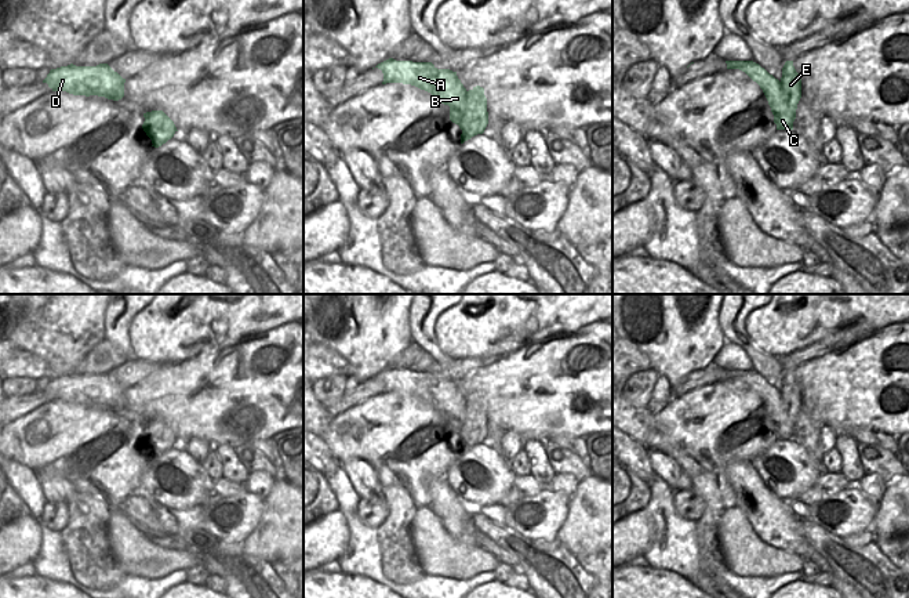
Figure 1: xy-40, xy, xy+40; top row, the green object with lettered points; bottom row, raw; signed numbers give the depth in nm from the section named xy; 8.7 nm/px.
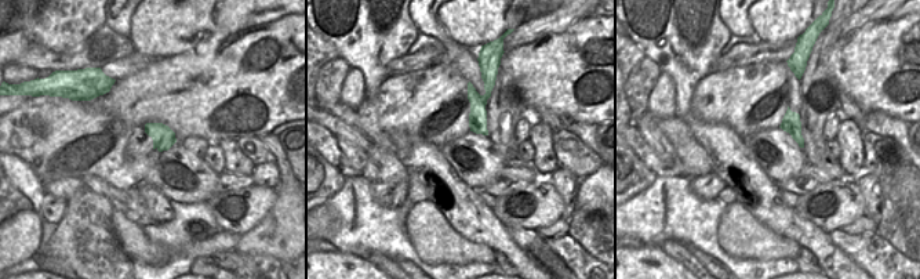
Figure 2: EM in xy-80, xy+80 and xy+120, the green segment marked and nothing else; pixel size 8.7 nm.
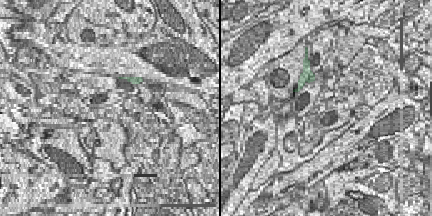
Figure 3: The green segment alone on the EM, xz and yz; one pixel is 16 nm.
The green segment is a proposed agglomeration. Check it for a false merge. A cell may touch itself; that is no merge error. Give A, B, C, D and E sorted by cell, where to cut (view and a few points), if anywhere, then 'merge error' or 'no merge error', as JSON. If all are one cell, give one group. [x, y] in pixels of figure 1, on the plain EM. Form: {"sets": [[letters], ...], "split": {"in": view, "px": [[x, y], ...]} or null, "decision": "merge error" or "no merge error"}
{"sets": [["A", "B", "C", "D"], ["E"]], "split": {"in": "xy", "px": [[468, 401], [466, 417], [472, 421], [473, 432], [464, 449]]}, "decision": "merge error"}

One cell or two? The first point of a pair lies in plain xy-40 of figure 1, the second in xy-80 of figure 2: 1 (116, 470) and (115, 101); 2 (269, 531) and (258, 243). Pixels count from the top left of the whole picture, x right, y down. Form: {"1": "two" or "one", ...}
{"1": "two", "2": "one"}

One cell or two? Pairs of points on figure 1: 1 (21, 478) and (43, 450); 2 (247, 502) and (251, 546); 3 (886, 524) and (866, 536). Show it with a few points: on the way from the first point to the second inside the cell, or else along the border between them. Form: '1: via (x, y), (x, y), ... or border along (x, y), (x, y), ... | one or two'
1: border along (14, 460), (36, 471) | two
2: border along (262, 502), (261, 518), (242, 543) | two
3: border along (866, 529), (875, 539) | two

